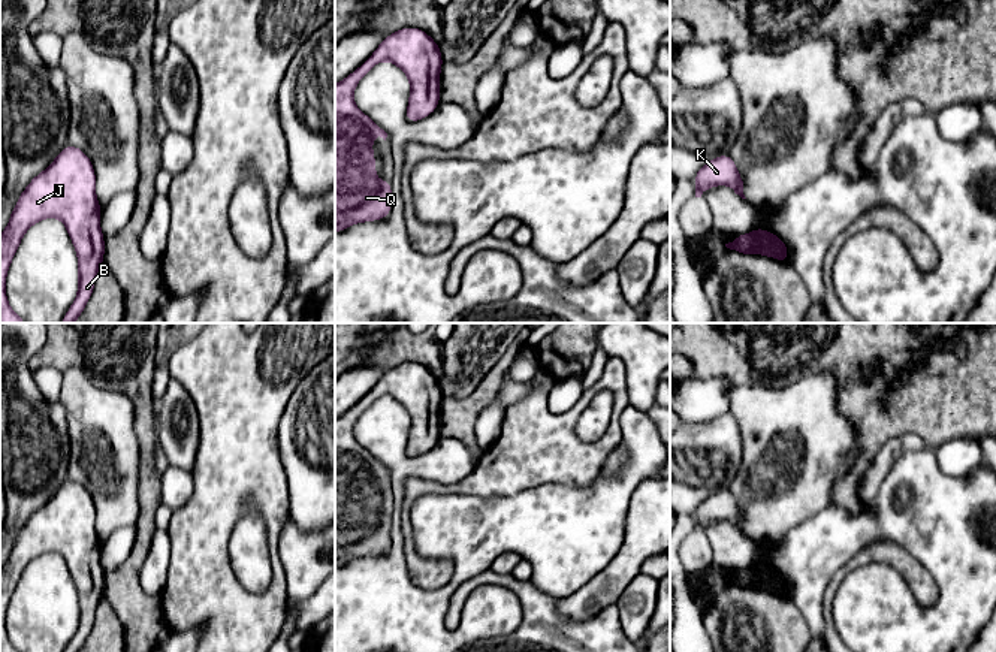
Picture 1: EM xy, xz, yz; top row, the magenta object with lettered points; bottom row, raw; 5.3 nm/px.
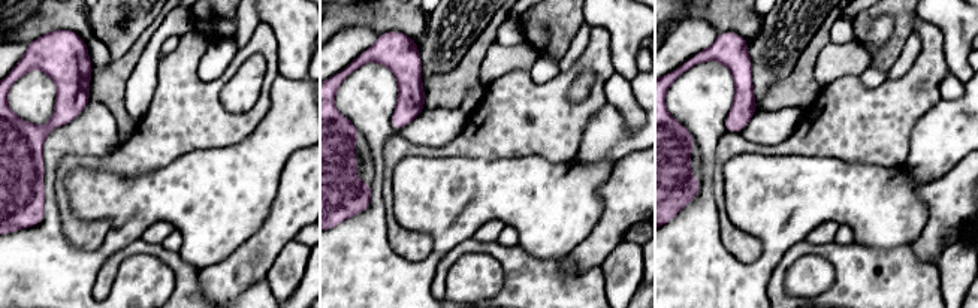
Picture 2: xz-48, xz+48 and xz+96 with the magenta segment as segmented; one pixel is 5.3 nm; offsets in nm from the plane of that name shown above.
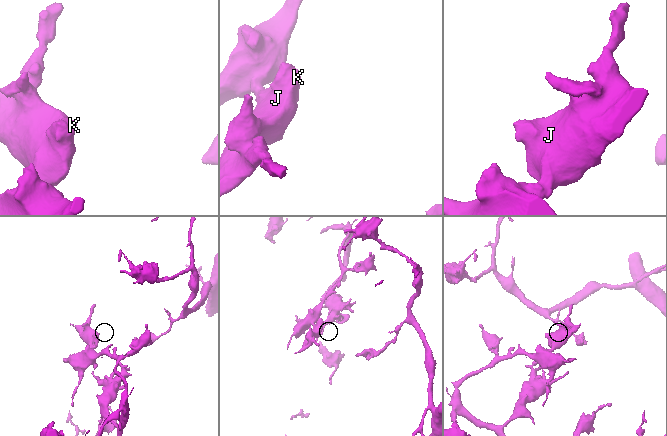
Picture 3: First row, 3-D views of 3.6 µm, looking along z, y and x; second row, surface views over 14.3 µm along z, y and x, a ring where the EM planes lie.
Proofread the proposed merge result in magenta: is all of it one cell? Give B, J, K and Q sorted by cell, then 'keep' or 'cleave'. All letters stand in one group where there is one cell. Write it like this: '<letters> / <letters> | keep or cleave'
B J K Q | keep

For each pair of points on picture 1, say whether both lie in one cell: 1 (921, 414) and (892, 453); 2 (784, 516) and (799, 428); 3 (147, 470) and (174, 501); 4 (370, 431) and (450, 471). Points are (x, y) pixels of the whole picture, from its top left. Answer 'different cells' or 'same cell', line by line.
1: different cells
2: same cell
3: different cells
4: same cell

